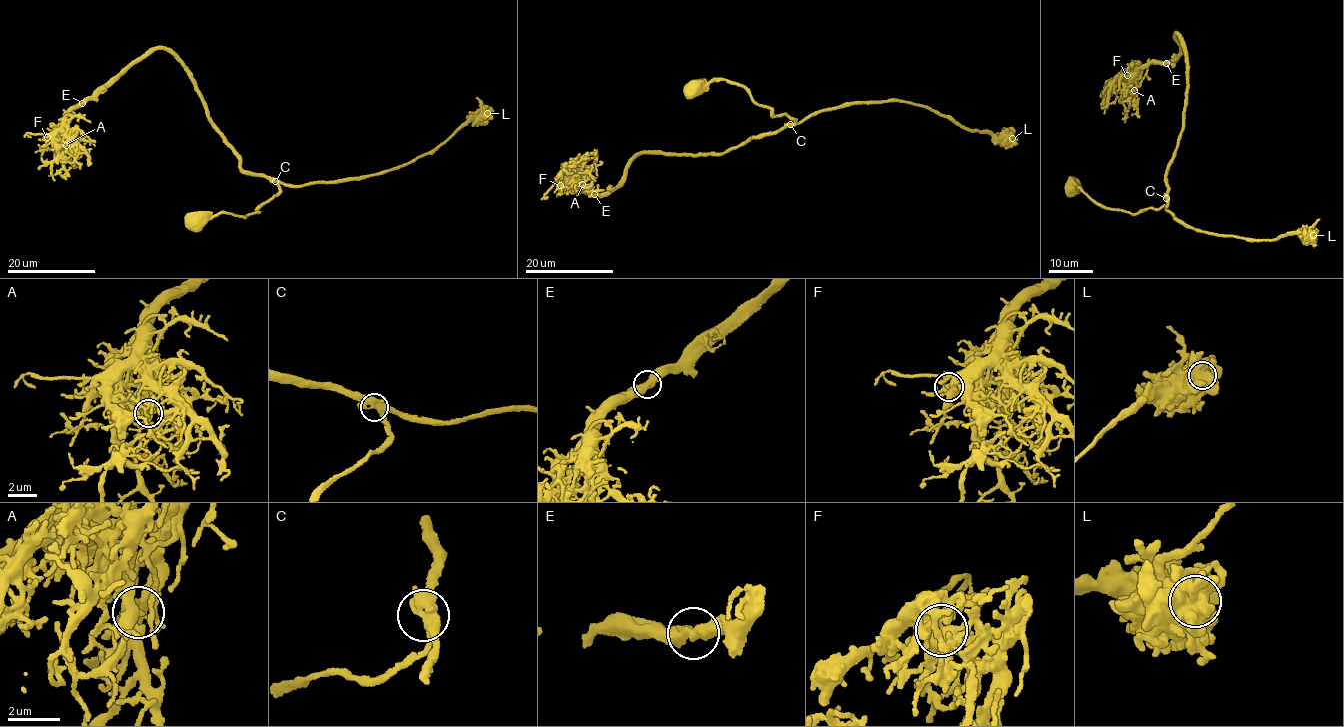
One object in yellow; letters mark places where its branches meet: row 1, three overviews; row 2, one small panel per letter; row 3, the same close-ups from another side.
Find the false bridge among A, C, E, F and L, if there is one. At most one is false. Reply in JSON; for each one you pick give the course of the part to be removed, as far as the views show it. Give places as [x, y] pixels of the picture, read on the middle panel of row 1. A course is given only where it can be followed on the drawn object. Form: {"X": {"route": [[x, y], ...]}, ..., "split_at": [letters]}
{"split_at": []}

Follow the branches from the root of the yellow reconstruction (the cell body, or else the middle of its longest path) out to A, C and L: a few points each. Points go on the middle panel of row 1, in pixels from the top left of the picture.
A: (692, 87), (727, 79), (795, 123), (720, 153), (635, 154), (616, 187), (596, 195), (574, 181), (582, 184)
C: (692, 87), (694, 82), (727, 79), (741, 84), (774, 116), (790, 116), (795, 123), (790, 124)
L: (692, 87), (727, 79), (795, 124), (846, 105), (901, 100), (1012, 139)

